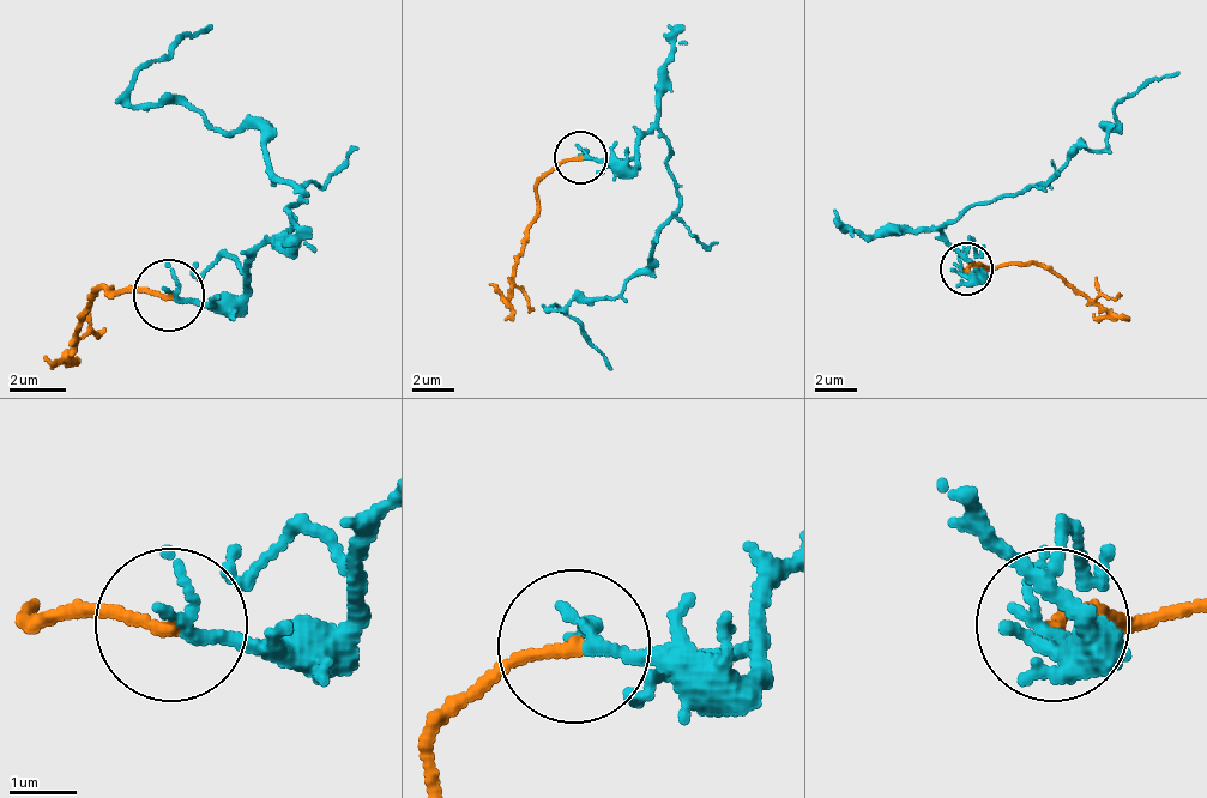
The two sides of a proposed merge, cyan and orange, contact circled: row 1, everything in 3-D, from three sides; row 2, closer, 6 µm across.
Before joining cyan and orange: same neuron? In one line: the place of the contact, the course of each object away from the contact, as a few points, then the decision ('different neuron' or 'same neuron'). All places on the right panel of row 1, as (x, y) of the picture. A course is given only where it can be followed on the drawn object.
place (966, 268); course cyan (967, 270), (941, 234), (972, 203), (1050, 176), (1072, 151), (1108, 145), (1118, 104), (1181, 73); course orange (967, 270), (972, 265), (1050, 265), (1072, 285), (1128, 321); same neuron

